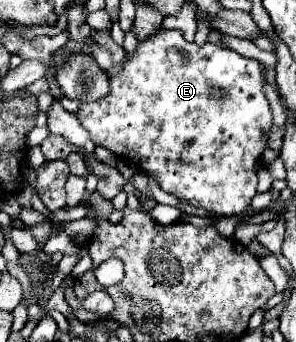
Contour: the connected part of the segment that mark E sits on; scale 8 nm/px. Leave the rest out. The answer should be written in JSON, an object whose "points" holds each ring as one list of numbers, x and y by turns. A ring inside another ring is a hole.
{"points":[[160,29,154,37,138,43,136,53,128,55,124,69,118,75,110,77,110,95,106,95,106,99,100,99,98,103,82,103,76,115,96,145,110,149,114,155,120,155,128,163,134,163,134,167,140,167,144,173,156,177,160,187,166,193,172,193,178,199,188,201,192,207,202,207,202,209,210,211,214,217,242,215,250,207,252,197,256,195,258,177,256,177,254,165,258,163,262,151,266,149,266,131,270,131,270,123,272,123,272,111,270,111,270,105,266,103,266,95,262,95,262,75,260,75,260,63,256,59,242,57,236,51,224,49,214,43,206,43,206,45,188,43,188,41,184,41,180,31]]}

